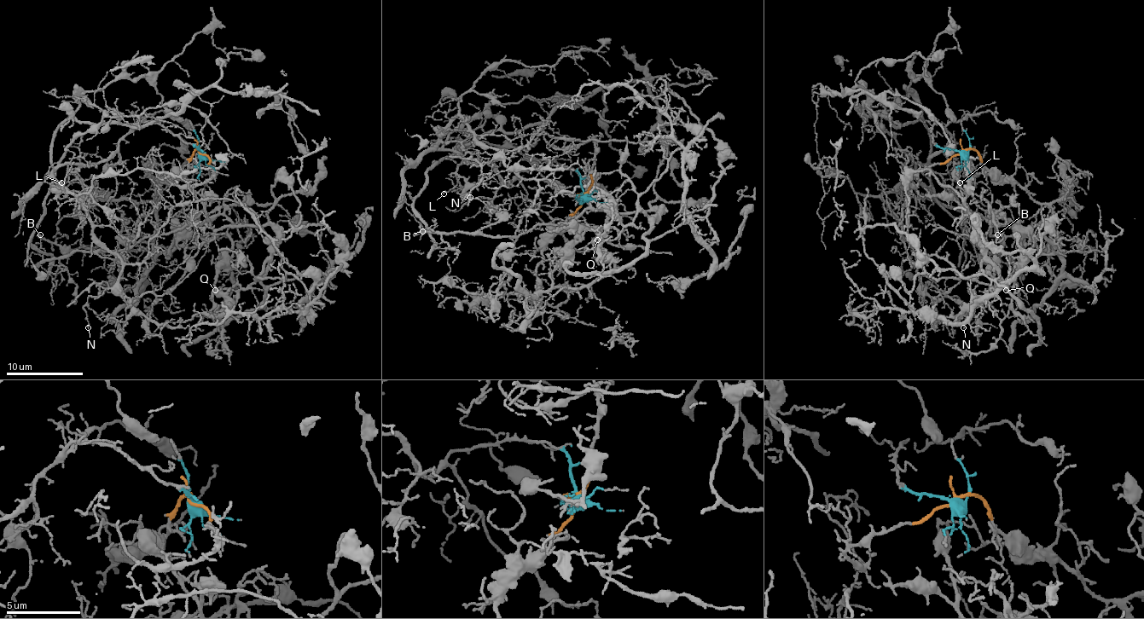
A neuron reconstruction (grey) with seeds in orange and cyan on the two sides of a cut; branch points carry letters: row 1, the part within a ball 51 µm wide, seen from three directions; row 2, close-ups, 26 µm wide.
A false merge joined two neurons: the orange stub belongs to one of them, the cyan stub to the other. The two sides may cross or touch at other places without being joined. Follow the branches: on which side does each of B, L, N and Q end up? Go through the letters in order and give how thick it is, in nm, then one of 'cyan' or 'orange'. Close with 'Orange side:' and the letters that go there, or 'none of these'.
B: 110 nm | cyan
L: 100 nm | cyan
N: 100 nm | cyan
Q: 110 nm | orange
Orange side: Q

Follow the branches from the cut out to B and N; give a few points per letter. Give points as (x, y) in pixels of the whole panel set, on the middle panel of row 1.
B: (581, 196), (568, 167), (504, 184), (489, 163), (445, 150), (481, 115), (501, 124), (427, 170), (422, 230)
N: (581, 196), (568, 167), (504, 184), (489, 163), (435, 147), (458, 115), (504, 152), (470, 198)

